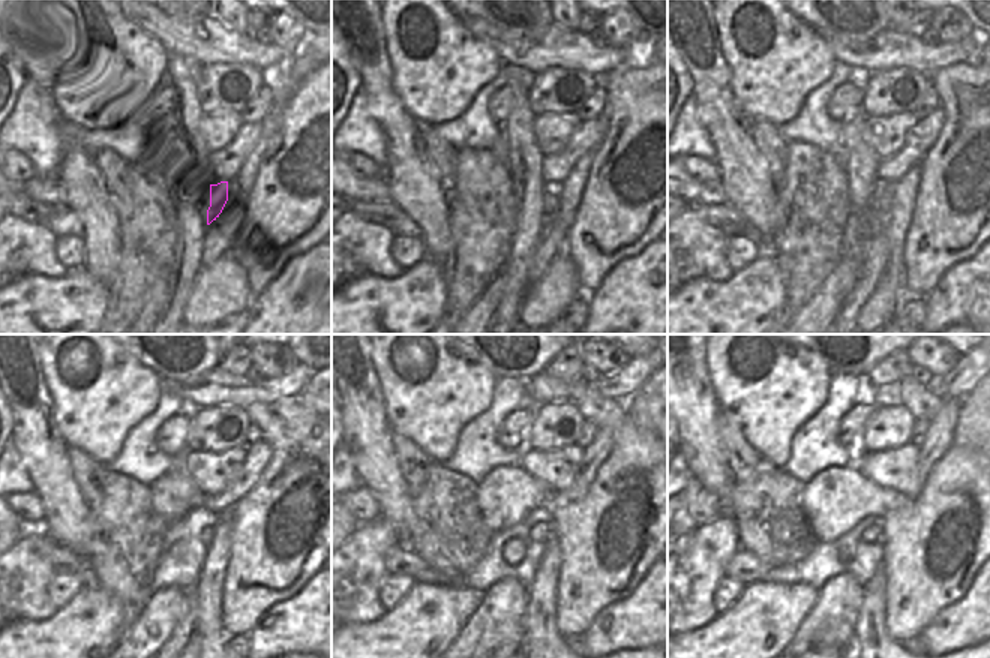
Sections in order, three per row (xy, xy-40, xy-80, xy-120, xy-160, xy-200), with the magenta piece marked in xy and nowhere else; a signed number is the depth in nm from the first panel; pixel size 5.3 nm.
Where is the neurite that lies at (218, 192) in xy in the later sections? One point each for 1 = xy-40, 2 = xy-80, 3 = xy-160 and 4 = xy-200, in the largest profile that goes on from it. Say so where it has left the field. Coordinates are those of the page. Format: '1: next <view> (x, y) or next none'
1: next xy-40 (551, 194)
2: next xy-80 (881, 200)
3: next xy-160 (540, 532)
4: next xy-200 (873, 532)

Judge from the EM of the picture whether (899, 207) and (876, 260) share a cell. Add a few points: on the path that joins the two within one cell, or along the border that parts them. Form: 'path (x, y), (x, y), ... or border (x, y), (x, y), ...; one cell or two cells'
border (881, 233), (887, 240), (888, 264); two cells

